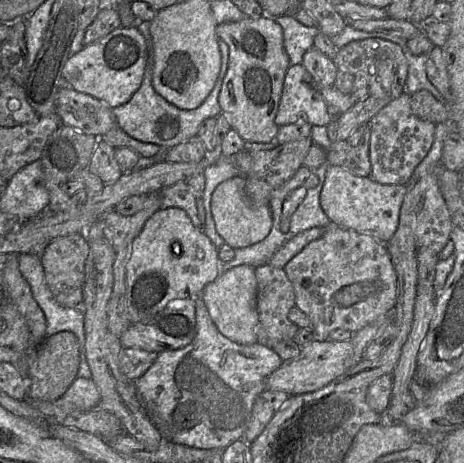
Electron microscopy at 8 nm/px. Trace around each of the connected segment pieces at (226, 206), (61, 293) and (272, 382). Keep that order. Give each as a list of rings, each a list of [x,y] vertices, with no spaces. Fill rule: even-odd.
[[[243,176],[227,179],[216,187],[211,199],[211,213],[216,231],[234,249],[263,240],[272,228],[272,214],[269,204],[254,205],[247,199]]]
[[[81,233],[58,237],[49,243],[40,254],[47,287],[59,305],[65,308],[81,307],[85,281],[85,264],[89,243]]]
[[[314,338],[308,344],[301,346],[297,356],[283,361],[281,366],[268,377],[266,389],[283,391],[290,396],[318,390],[344,374],[350,368],[352,353],[353,345],[351,340],[338,342]]]

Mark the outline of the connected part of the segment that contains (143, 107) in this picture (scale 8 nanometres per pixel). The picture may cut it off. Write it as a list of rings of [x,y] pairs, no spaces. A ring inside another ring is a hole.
[[[137,20],[135,24],[139,32],[144,36],[147,45],[147,63],[144,70],[143,80],[139,89],[132,98],[122,105],[111,109],[118,124],[132,138],[142,142],[153,143],[161,149],[170,149],[186,139],[197,135],[200,125],[208,118],[218,117],[222,111],[219,104],[219,94],[221,91],[224,77],[228,70],[229,47],[219,38],[218,45],[221,53],[221,69],[217,81],[204,102],[192,110],[182,110],[169,103],[162,96],[157,94],[152,86],[153,71],[153,44],[150,34],[150,21]]]

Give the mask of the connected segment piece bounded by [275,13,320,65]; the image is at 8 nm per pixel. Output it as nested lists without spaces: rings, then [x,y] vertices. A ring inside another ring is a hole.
[[[290,13],[276,17],[275,21],[283,29],[283,46],[290,65],[301,64],[304,54],[314,46],[319,28],[303,25]]]

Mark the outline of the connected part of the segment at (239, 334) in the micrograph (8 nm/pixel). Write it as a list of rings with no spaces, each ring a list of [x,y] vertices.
[[[239,265],[224,271],[216,280],[204,287],[201,297],[211,319],[225,337],[244,345],[257,343],[256,327],[259,315],[255,267]]]

